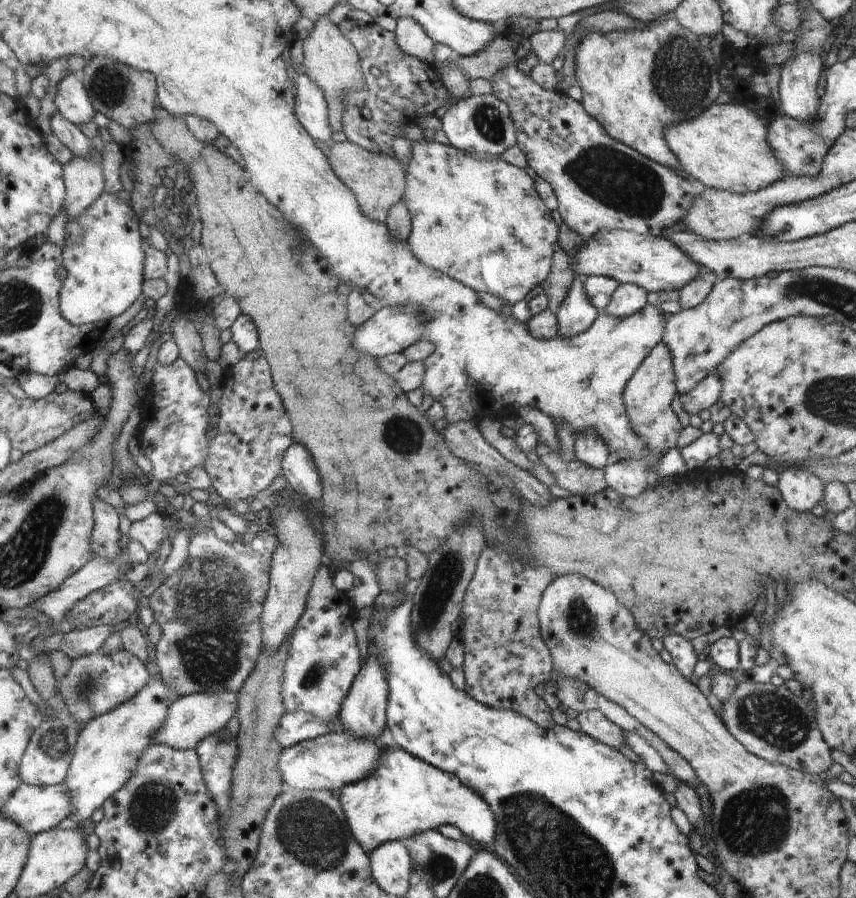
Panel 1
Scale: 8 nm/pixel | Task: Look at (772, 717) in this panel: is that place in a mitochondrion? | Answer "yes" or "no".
yes

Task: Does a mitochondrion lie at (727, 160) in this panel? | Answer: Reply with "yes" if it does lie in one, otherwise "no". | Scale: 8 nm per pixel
no

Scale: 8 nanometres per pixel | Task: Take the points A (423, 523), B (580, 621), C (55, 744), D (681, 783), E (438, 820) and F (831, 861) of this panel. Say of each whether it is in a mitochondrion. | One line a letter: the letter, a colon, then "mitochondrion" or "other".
A: other
B: mitochondrion
C: mitochondrion
D: other
E: other
F: other

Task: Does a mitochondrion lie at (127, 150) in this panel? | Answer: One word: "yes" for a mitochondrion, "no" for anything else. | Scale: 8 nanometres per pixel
no

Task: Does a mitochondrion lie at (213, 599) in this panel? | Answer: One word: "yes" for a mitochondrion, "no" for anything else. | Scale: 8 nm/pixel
yes

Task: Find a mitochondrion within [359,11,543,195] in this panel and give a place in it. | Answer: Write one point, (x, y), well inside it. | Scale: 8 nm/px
(487, 120)

